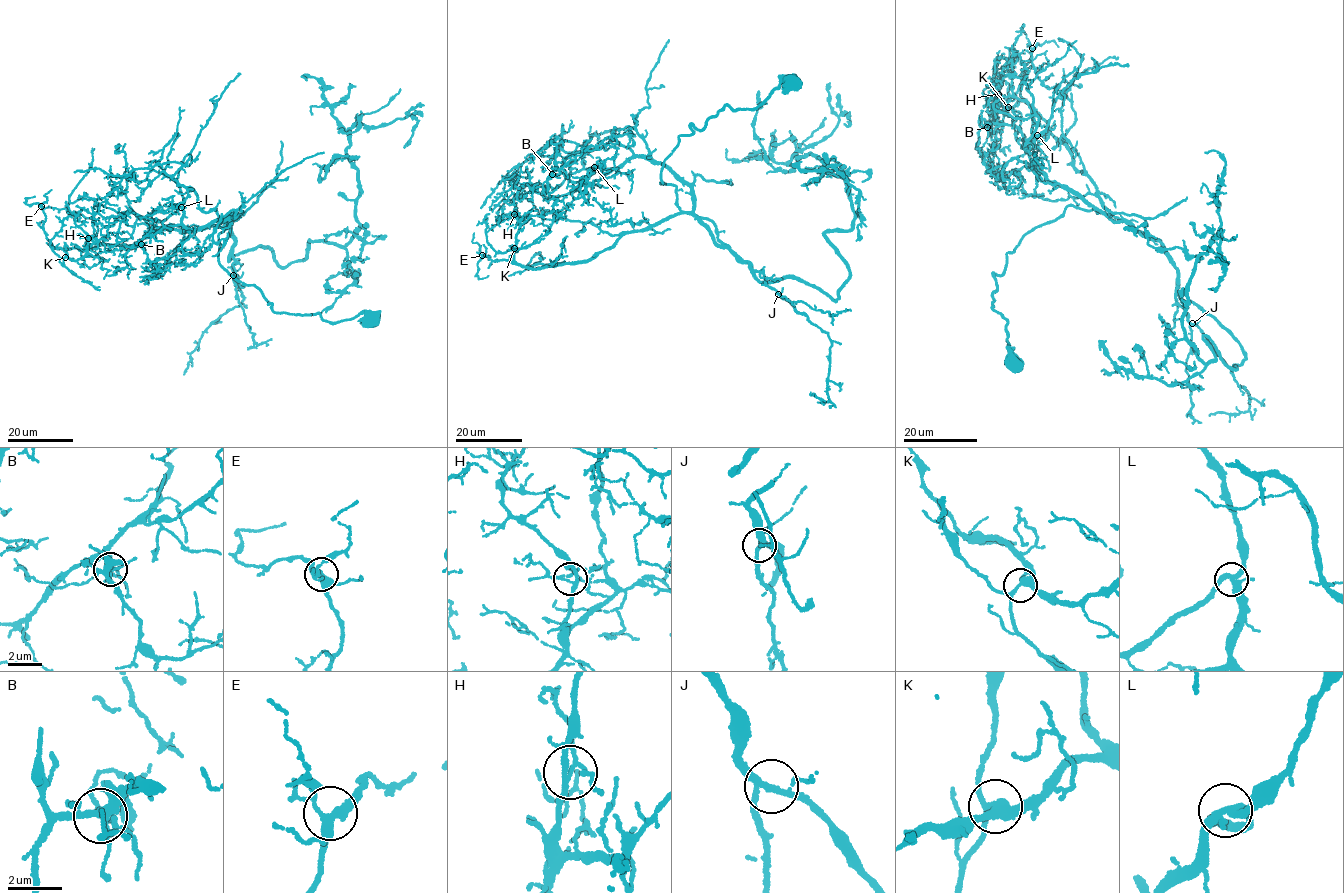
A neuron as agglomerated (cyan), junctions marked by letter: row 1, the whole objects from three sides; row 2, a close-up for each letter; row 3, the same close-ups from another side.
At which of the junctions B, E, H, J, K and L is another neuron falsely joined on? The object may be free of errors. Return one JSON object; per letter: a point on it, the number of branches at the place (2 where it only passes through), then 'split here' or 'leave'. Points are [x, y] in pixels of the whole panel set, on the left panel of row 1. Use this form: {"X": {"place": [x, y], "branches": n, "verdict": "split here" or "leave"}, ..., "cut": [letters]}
{"B": {"place": [141, 244], "branches": 7, "verdict": "leave"}, "E": {"place": [41, 206], "branches": 5, "verdict": "leave"}, "H": {"place": [88, 238], "branches": 4, "verdict": "leave"}, "J": {"place": [233, 275], "branches": 4, "verdict": "leave"}, "K": {"place": [65, 257], "branches": 4, "verdict": "leave"}, "L": {"place": [181, 207], "branches": 4, "verdict": "leave"}, "cut": []}

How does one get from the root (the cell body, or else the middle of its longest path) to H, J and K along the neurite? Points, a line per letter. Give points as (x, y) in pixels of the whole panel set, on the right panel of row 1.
H: (1014, 362), (991, 306), (994, 273), (1066, 206), (1110, 213), (1038, 113), (1021, 100), (995, 111), (998, 94)
J: (1014, 362), (991, 306), (994, 273), (1068, 205), (1161, 242), (1192, 323)
K: (1014, 362), (991, 306), (994, 273), (1066, 206), (1110, 213), (1038, 113), (1008, 107)

